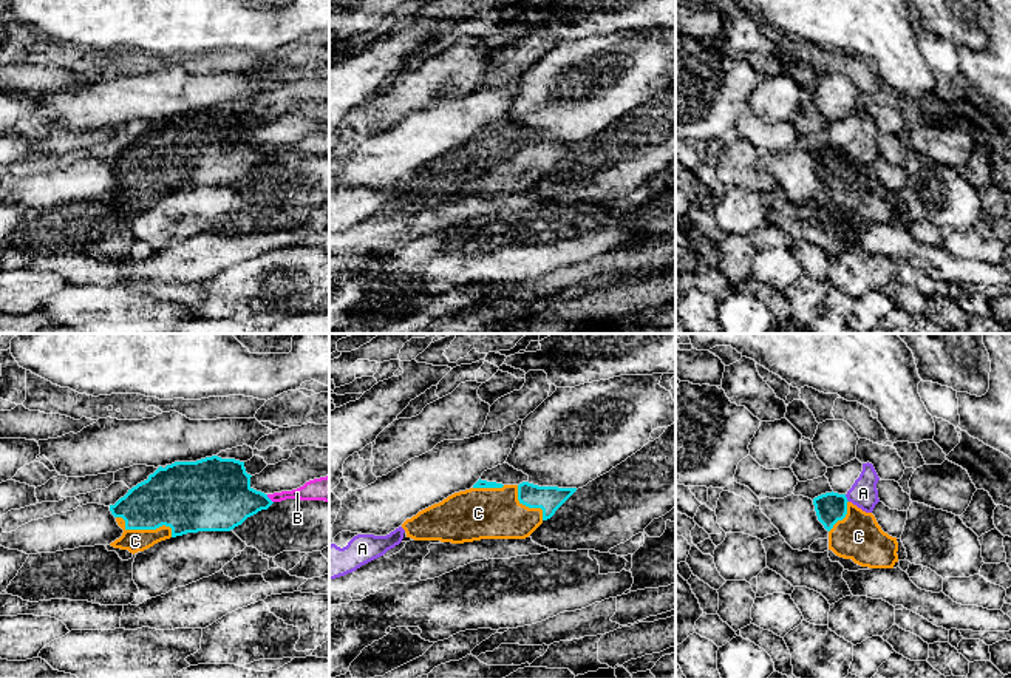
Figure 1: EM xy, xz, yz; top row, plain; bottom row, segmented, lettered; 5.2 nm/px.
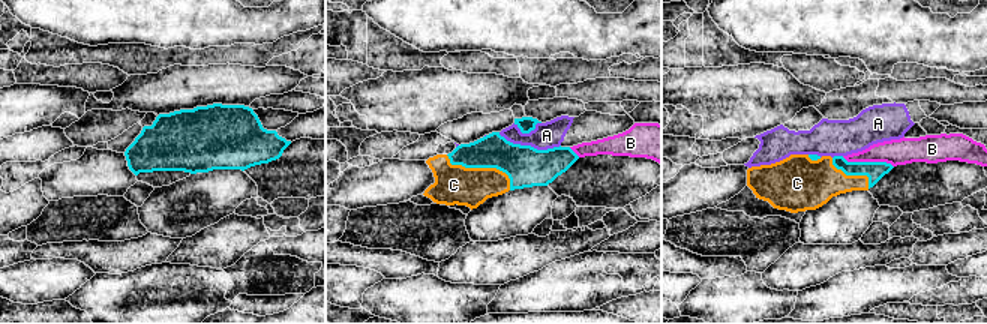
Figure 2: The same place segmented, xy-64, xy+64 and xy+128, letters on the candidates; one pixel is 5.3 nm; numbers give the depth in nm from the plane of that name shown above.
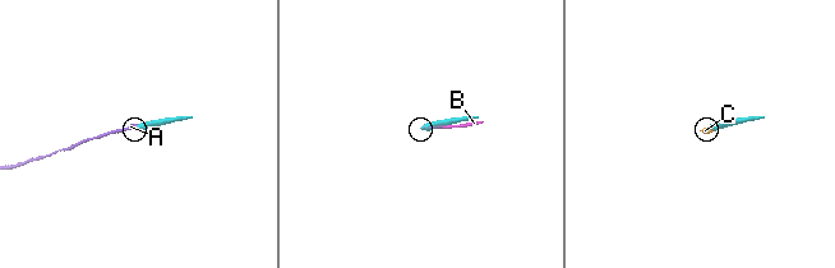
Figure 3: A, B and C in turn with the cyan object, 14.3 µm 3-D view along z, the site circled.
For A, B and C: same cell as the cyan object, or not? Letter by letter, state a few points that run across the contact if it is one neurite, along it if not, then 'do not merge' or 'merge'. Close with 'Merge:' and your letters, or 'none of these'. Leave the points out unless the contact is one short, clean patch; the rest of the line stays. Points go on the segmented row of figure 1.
A: do not merge
B: do not merge
C: merge
Merge: C

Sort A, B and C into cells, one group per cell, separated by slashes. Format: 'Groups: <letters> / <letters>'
Groups: A / B / C

